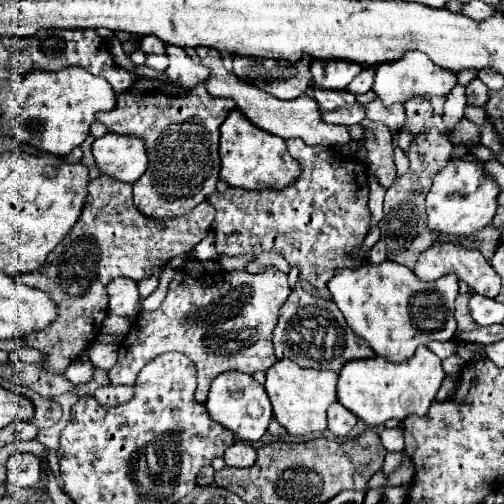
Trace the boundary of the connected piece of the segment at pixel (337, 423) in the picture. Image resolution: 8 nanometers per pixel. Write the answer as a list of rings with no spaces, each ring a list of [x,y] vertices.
[[[332,403],[328,409],[328,429],[338,435],[338,437],[346,437],[348,431],[356,425],[358,417],[348,411],[346,407],[342,407],[340,403]]]

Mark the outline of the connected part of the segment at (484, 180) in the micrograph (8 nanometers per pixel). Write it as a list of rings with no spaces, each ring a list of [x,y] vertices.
[[[462,159],[448,161],[446,167],[442,167],[434,177],[432,189],[426,197],[426,227],[434,233],[444,235],[474,235],[492,223],[492,217],[498,209],[498,193],[498,185],[484,173],[482,167],[476,167],[474,163]]]

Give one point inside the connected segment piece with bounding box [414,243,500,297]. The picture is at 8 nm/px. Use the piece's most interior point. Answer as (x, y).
(469, 265)

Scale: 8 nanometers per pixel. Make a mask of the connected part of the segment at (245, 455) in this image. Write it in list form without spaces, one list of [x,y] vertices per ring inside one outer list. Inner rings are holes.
[[[238,441],[226,449],[224,461],[230,467],[252,467],[256,461],[256,451],[246,441]]]

